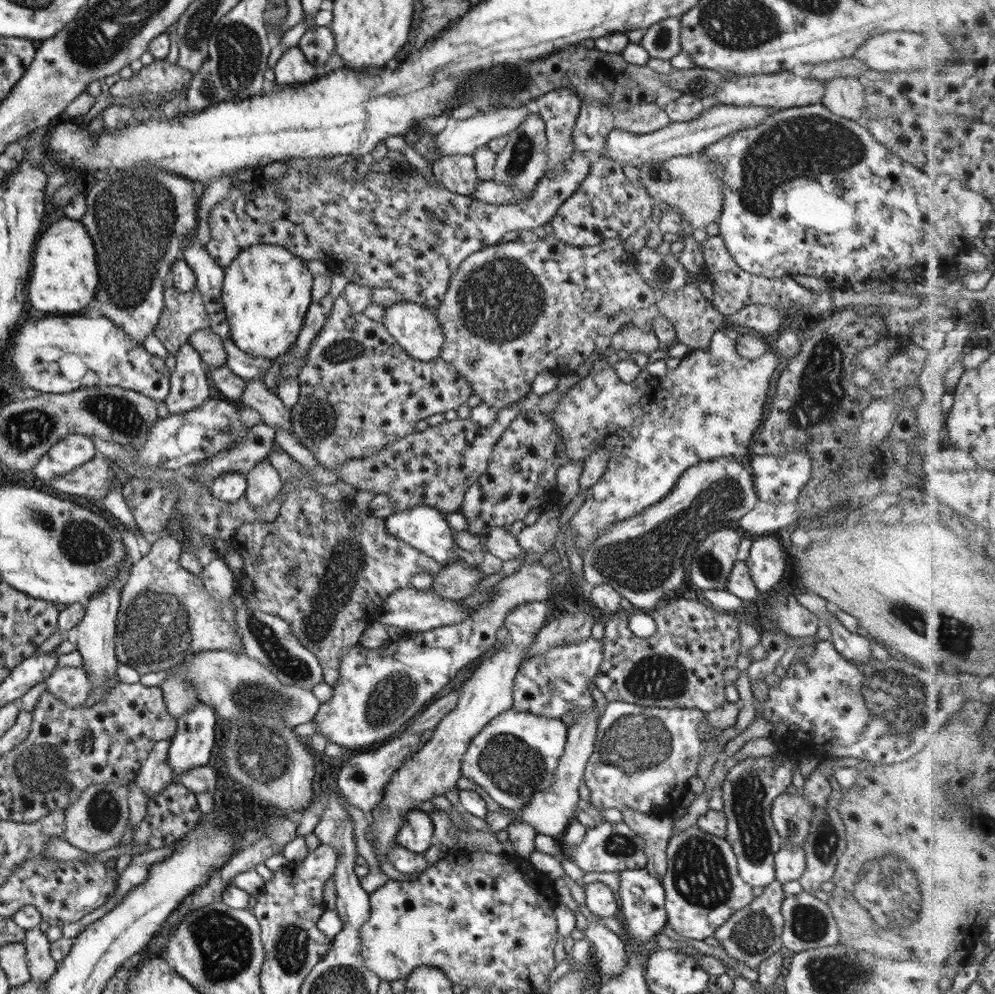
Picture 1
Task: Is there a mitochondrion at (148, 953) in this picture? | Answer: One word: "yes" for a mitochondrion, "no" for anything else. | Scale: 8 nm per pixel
no

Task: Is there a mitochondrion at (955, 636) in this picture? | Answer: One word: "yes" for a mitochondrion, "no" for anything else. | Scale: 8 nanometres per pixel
yes

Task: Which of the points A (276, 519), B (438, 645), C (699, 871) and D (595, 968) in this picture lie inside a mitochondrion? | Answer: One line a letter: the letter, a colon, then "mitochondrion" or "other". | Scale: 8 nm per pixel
A: other
B: other
C: mitochondrion
D: other

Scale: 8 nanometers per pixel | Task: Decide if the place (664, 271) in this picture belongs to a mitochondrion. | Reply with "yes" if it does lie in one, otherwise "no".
yes

